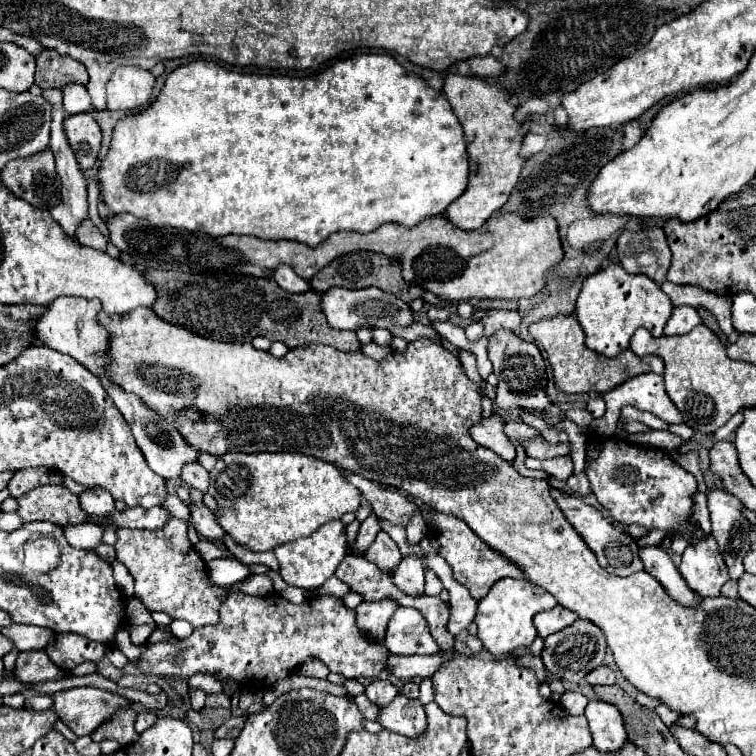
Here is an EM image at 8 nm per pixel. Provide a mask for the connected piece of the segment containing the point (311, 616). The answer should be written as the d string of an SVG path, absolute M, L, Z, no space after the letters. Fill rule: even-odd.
M233 593L221 603L217 625L195 629L187 639L177 643L149 645L139 659L139 667L141 671L153 675L169 675L173 681L189 679L195 673L209 673L217 675L217 679L233 679L241 683L243 689L259 691L261 687L273 687L275 681L291 675L307 657L321 659L331 673L341 673L345 679L377 679L377 675L385 669L387 655L389 651L383 647L383 641L373 643L361 635L355 623L355 611L347 609L337 597L313 597L301 605L293 605L275 593L267 597Z

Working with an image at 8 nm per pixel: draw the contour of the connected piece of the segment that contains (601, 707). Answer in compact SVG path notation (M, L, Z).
M589 701L585 709L593 747L599 751L619 751L627 743L627 733L617 707L605 701Z

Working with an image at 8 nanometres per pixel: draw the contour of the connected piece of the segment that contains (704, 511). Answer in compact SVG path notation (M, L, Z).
M699 492L695 498L693 519L705 531L711 533L710 514L707 506L707 498L705 493Z

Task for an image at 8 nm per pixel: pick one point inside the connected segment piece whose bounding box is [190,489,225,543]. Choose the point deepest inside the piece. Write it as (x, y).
(203, 520)

